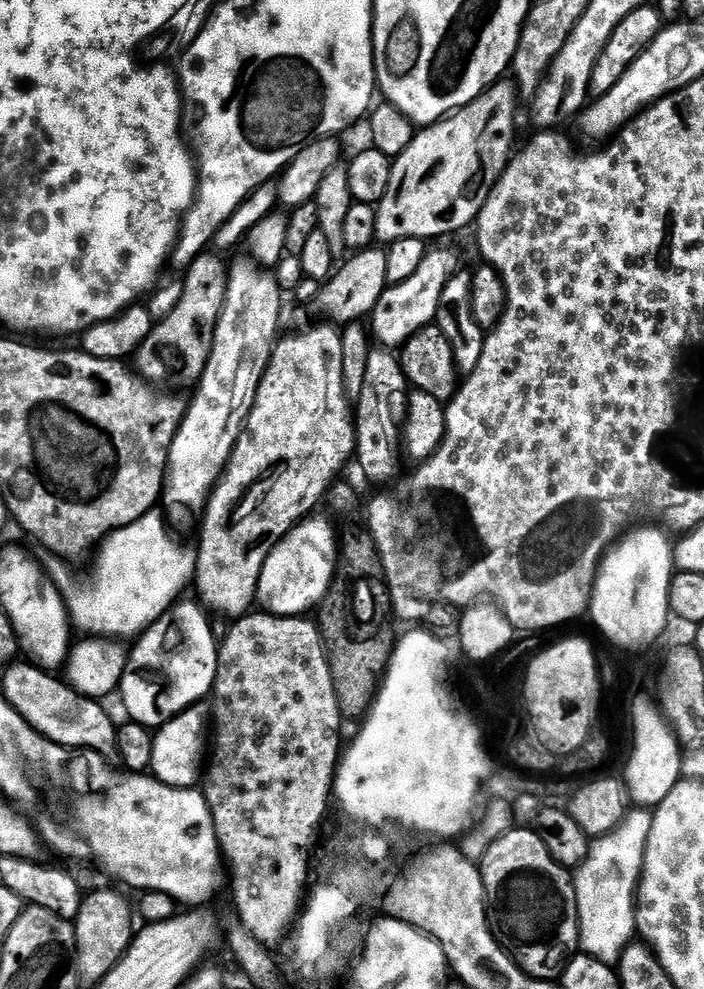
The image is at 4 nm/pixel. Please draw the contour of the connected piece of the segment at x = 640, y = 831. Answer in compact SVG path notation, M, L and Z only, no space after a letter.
M632 810L625 816L615 830L604 836L597 836L588 845L586 858L574 872L576 899L574 901L575 919L580 924L580 944L585 953L598 962L619 965L620 956L633 943L636 930L636 893L640 882L640 874L644 871L644 855L646 842L650 838L652 812L648 810Z

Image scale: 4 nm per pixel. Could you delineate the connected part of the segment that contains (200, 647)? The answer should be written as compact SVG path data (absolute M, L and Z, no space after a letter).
M177 603L155 624L145 628L136 649L132 648L118 696L124 699L127 719L159 730L213 691L218 670L218 640L212 637L209 617L199 603Z

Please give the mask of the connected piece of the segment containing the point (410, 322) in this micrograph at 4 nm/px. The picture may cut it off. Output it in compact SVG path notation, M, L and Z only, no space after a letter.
M429 250L422 258L422 266L414 270L410 278L401 284L393 284L385 288L382 298L370 313L370 332L373 337L381 340L383 347L388 350L403 349L411 336L429 327L436 319L436 311L442 298L442 290L448 285L448 280L454 274L452 260L446 252Z

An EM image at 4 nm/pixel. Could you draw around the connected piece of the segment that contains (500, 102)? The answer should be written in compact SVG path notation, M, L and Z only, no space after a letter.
M501 78L495 84L489 86L478 98L474 98L474 102L470 102L465 108L459 108L457 112L444 117L443 120L436 121L434 124L421 127L417 131L415 138L410 142L410 146L406 146L406 150L402 150L402 154L392 160L390 186L386 186L386 194L376 208L377 239L382 242L391 242L402 238L418 238L428 242L431 241L431 236L448 236L451 232L462 231L467 224L469 227L479 216L482 206L488 201L488 195L496 187L496 181L500 179L500 173L503 172L508 165L510 157L513 155L514 147L512 148L512 143L516 140L516 103L520 99L522 99L522 96L518 91L517 85L512 80L511 82L508 81L508 78Z

